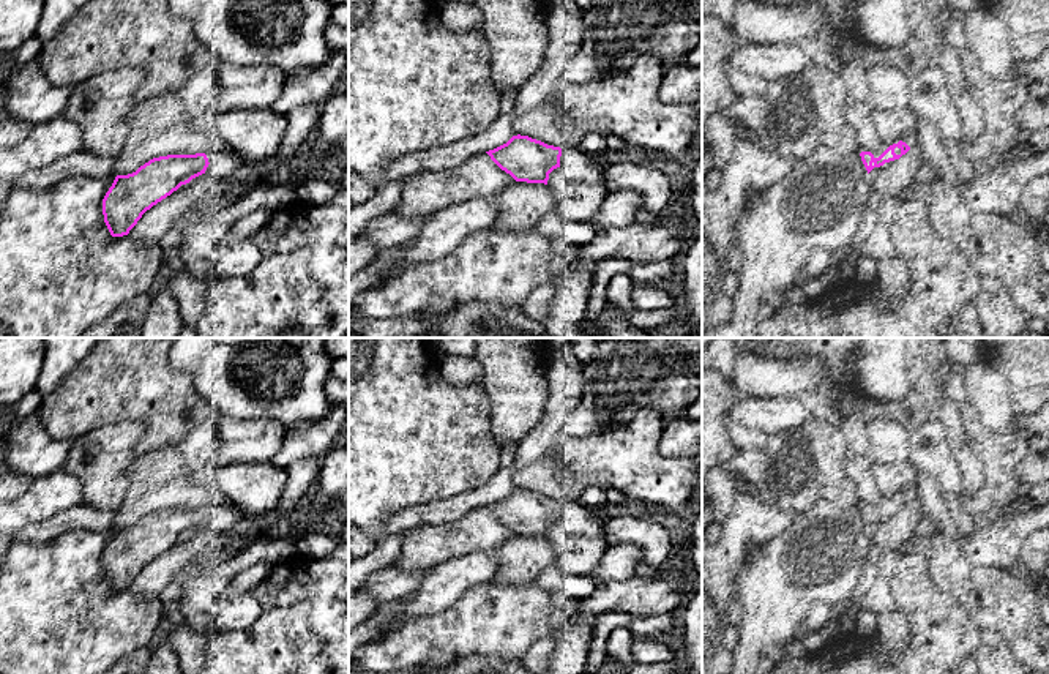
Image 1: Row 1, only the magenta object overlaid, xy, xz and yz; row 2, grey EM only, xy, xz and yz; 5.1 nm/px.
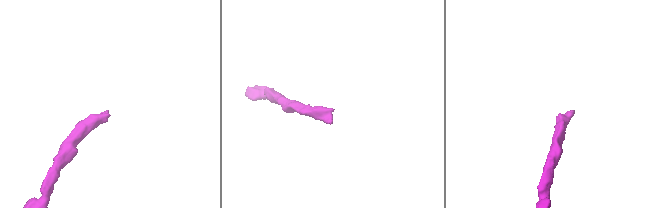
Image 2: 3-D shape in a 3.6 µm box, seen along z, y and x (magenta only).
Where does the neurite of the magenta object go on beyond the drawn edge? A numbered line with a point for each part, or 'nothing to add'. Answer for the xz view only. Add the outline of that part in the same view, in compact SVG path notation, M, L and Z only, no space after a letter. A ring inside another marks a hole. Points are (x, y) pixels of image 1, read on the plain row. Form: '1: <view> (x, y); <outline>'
1: xz (576, 520); M563 502L560 510L560 522L574 537L603 538L603 519L590 513L576 502Z

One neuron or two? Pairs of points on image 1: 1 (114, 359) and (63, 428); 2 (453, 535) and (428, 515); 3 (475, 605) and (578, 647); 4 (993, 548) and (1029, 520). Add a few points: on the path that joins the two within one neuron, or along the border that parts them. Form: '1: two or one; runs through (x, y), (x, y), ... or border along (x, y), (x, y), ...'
1: one; runs through (109, 376), (74, 411)
2: two; border along (474, 509), (455, 521), (420, 524), (404, 532)
3: two; border along (560, 617), (549, 635)
4: one; runs through (1002, 539), (1019, 526)

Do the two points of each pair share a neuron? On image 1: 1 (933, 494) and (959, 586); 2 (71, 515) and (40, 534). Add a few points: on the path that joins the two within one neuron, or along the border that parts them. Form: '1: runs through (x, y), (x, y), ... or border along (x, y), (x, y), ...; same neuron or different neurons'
1: border along (931, 531), (951, 534), (958, 543); different neurons
2: runs through (63, 521), (48, 529); same neuron

